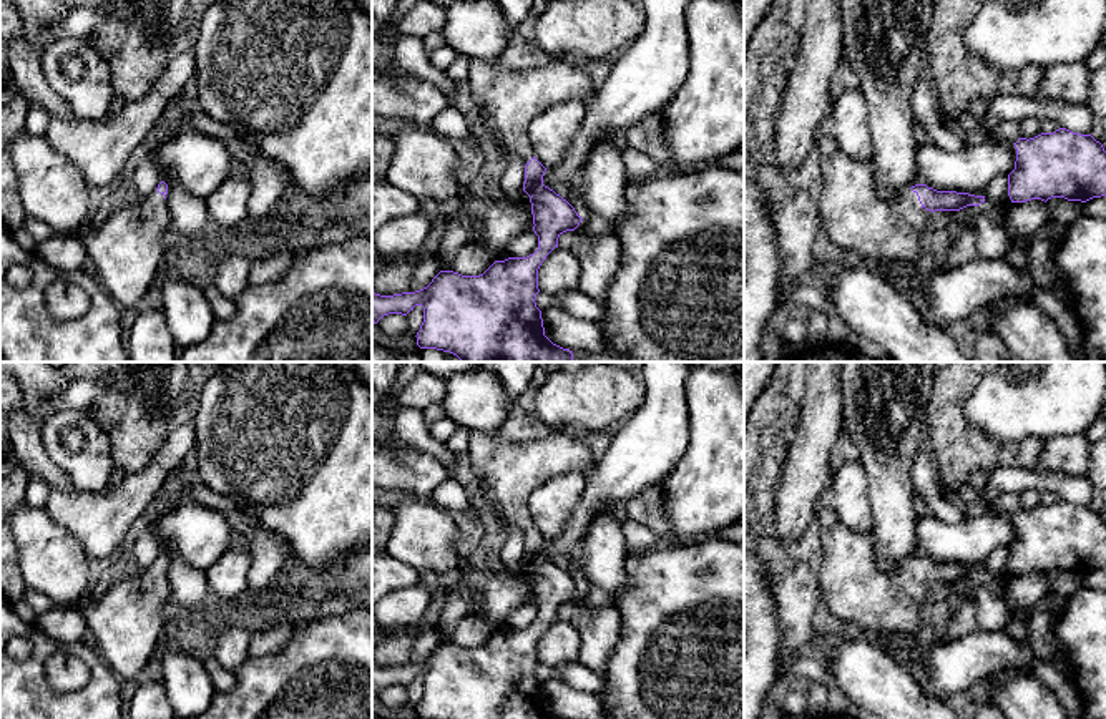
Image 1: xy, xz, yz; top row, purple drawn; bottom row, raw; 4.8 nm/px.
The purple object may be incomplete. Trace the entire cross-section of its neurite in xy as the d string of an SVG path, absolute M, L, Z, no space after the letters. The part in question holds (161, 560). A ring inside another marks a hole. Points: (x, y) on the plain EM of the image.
M168 556L116 581L101 598L73 603L95 634L100 658L121 682L135 681L153 656L164 603L173 598L166 580Z

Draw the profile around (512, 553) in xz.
M505 525L508 540L502 546L502 561L505 568L516 570L525 555L525 533L520 528Z

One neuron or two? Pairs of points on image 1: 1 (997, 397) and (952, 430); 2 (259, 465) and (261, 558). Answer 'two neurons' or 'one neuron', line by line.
1: two neurons
2: two neurons

